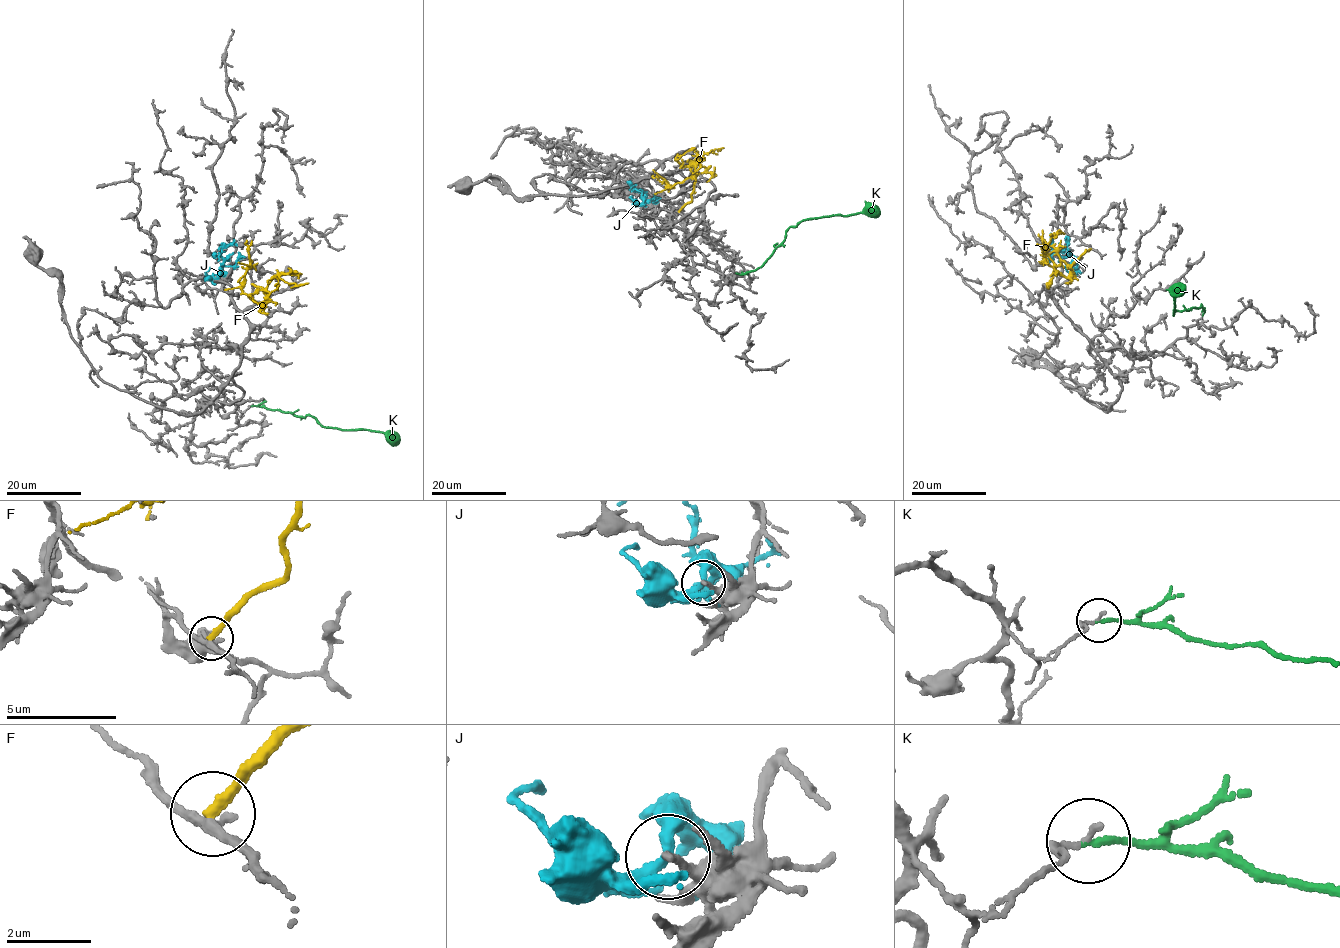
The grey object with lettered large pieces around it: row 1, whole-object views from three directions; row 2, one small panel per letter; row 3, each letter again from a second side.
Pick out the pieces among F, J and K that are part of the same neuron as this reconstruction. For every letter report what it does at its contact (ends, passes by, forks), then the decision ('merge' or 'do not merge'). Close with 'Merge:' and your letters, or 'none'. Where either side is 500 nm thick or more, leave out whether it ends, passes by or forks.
F: it ends; do not merge
J: it passes by; do not merge
K: it ends; do not merge
Merge: none

